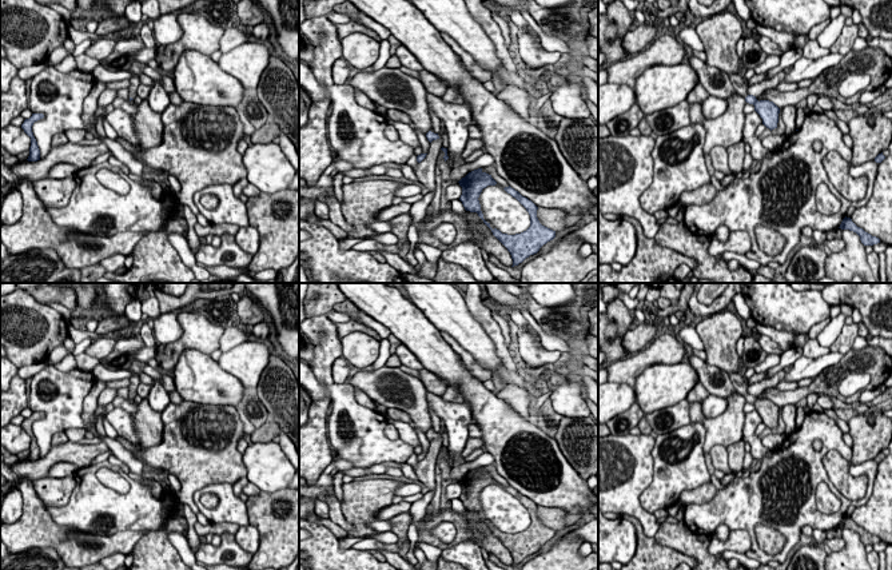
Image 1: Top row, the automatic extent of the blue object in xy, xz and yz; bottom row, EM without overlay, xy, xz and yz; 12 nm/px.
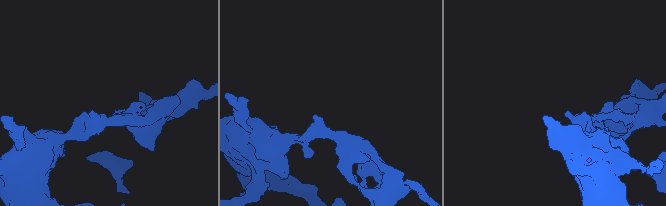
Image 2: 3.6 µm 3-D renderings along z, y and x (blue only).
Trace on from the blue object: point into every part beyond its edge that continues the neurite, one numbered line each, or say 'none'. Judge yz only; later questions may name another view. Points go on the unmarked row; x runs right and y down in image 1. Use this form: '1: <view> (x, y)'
1: yz (739, 382)

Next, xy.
1: xy (134, 381)

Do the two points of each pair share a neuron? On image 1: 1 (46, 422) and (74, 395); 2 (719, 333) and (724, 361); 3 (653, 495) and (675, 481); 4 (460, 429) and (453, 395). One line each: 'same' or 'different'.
1: same
2: same
3: same
4: different

